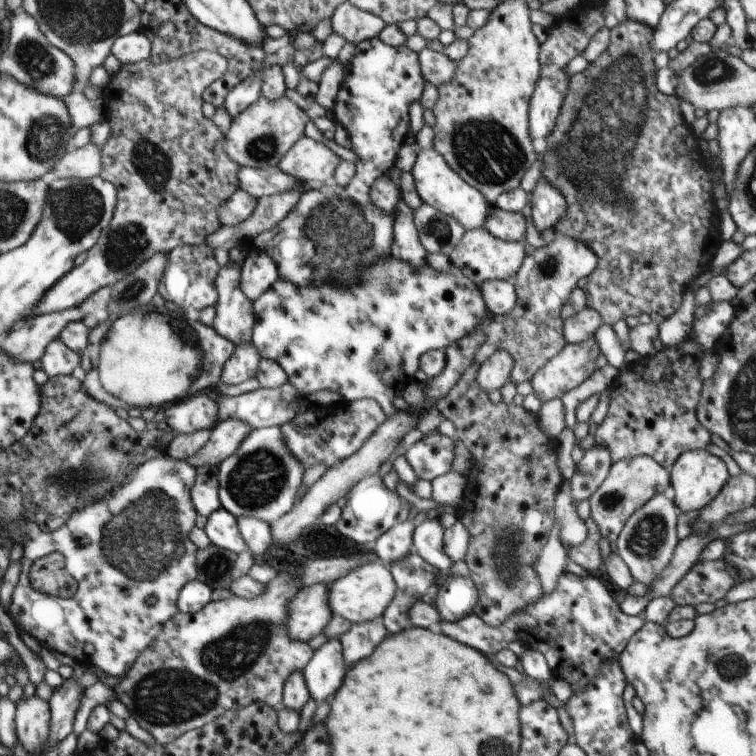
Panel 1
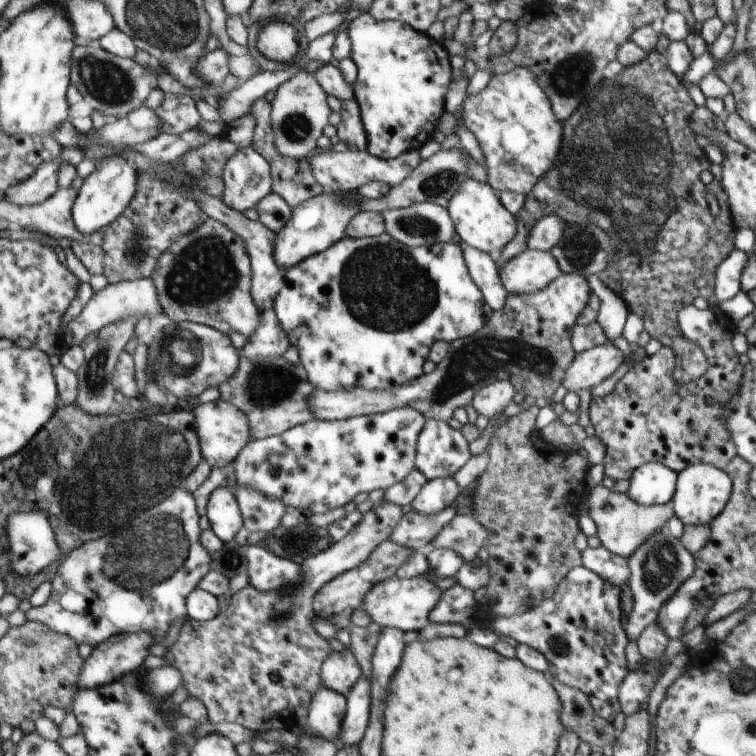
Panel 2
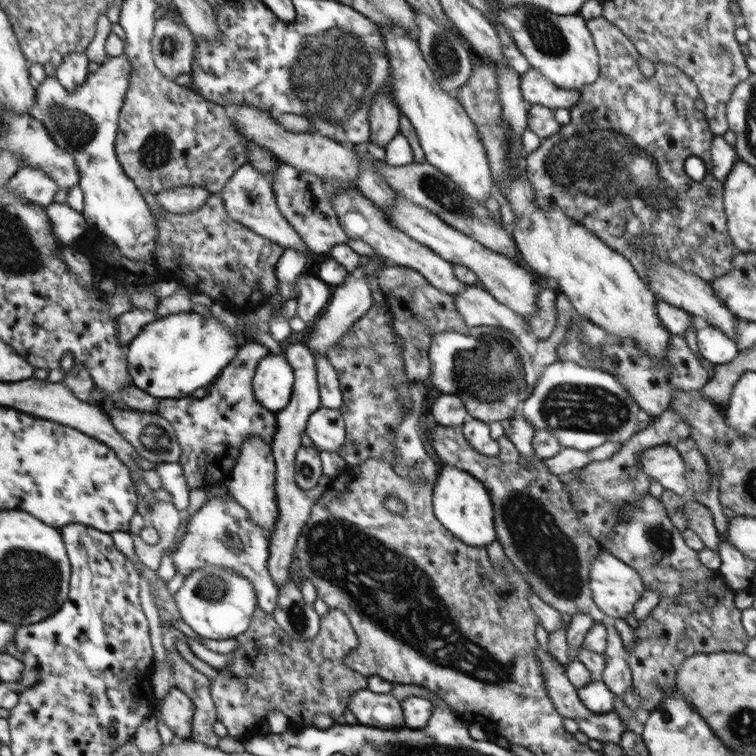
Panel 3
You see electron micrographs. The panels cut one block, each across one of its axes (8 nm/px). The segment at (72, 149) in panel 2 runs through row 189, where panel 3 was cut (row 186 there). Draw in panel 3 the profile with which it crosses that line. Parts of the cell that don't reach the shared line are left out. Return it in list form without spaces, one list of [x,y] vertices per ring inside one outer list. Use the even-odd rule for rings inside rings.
[[[21,167],[8,181],[7,188],[25,203],[40,204],[47,208],[54,202],[59,187],[44,171],[38,168]]]

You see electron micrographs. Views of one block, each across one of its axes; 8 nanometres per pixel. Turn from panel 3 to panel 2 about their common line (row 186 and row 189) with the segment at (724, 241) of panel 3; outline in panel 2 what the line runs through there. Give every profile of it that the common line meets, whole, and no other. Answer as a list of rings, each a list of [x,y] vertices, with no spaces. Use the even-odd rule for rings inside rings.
[[[650,50],[647,53],[646,58],[638,64],[632,64],[632,66],[624,66],[622,71],[614,78],[605,78],[602,80],[598,86],[594,86],[594,89],[580,104],[578,108],[574,110],[574,113],[568,118],[564,123],[562,123],[562,145],[560,146],[560,152],[558,152],[558,157],[556,162],[554,162],[554,167],[550,168],[532,188],[530,194],[525,197],[524,208],[516,218],[516,236],[504,246],[504,249],[497,253],[495,256],[495,264],[499,271],[510,258],[518,256],[520,252],[527,250],[527,239],[532,226],[536,224],[540,218],[547,215],[559,215],[567,223],[574,222],[592,222],[596,224],[599,228],[602,228],[610,238],[614,238],[614,244],[618,248],[616,252],[616,258],[612,258],[610,266],[606,268],[600,275],[600,281],[604,286],[608,286],[612,292],[617,296],[622,298],[622,301],[626,304],[627,309],[630,313],[636,314],[638,318],[643,320],[643,328],[645,329],[652,339],[658,340],[663,346],[672,348],[674,350],[675,357],[675,370],[673,373],[673,378],[678,382],[678,384],[688,384],[691,381],[698,381],[698,378],[708,370],[708,362],[706,360],[705,353],[700,350],[694,343],[690,340],[684,338],[680,326],[678,326],[678,314],[684,306],[689,306],[693,304],[693,300],[697,296],[705,297],[713,295],[713,289],[715,287],[715,275],[718,274],[718,266],[720,262],[724,261],[724,258],[732,252],[735,248],[735,233],[737,230],[734,227],[732,214],[730,212],[728,196],[726,192],[722,189],[720,178],[721,178],[721,166],[713,164],[708,160],[705,152],[696,143],[696,138],[694,144],[690,146],[683,146],[684,144],[684,132],[690,134],[690,130],[686,130],[686,127],[691,127],[690,116],[694,114],[697,106],[690,98],[687,89],[683,86],[683,82],[679,79],[672,70],[669,70],[667,66],[664,66],[660,62],[660,54],[657,50]],[[707,194],[713,194],[718,204],[720,204],[720,214],[718,216],[712,216],[708,209],[708,203],[706,200]]]

